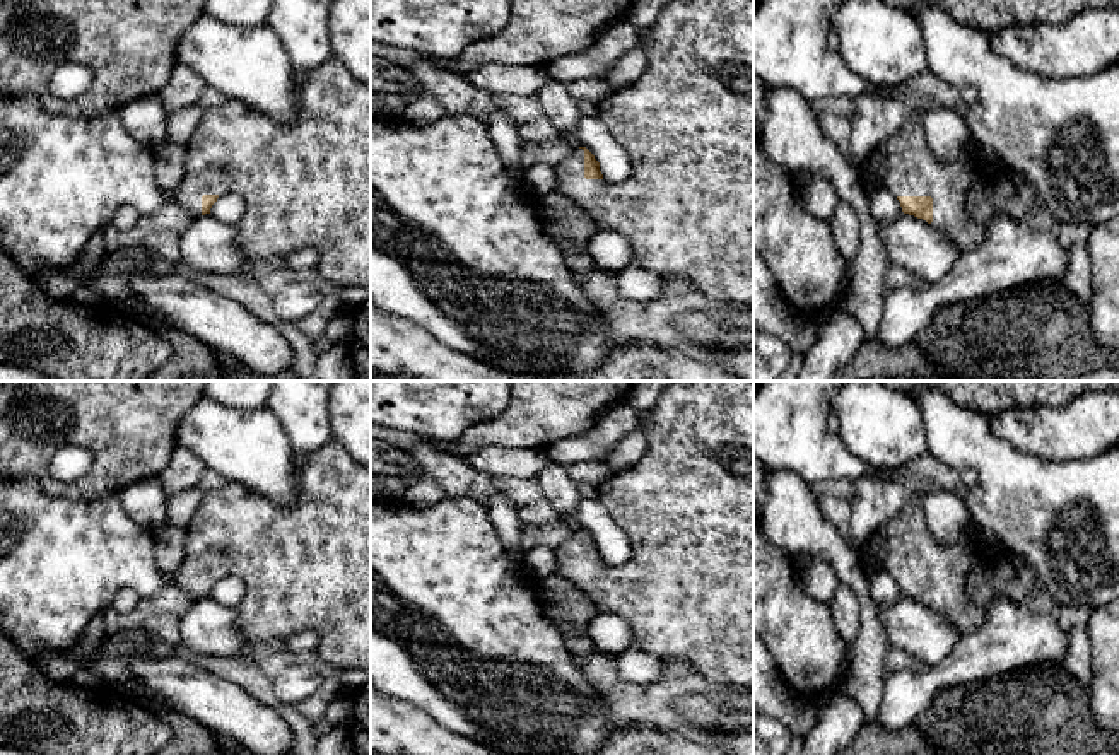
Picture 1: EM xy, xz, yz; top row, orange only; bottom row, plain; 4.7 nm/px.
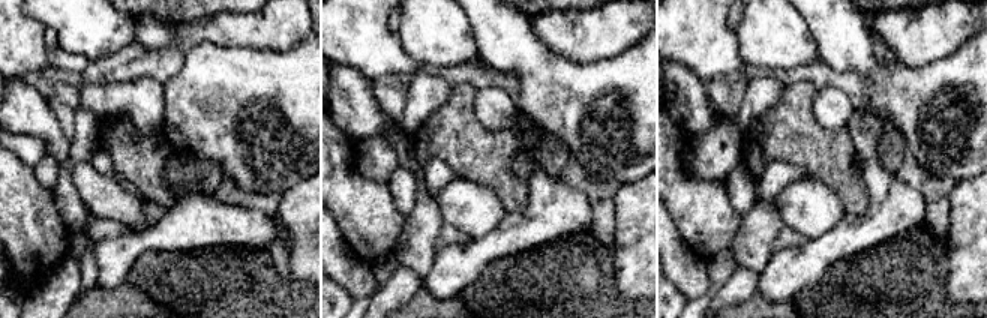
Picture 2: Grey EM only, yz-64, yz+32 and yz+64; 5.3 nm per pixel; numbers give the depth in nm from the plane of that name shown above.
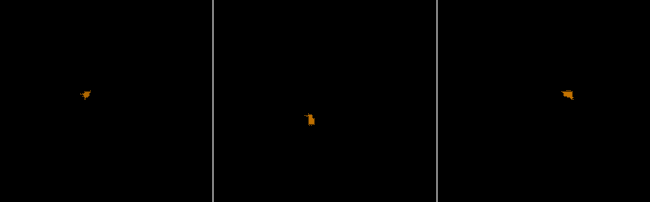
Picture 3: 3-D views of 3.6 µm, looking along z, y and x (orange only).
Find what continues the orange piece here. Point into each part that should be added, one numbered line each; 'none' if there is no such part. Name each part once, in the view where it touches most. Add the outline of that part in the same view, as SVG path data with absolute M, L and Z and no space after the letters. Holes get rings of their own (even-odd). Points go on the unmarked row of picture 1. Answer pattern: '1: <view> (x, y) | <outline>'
1: yz (902, 547) | M916 495L893 519L866 540L861 571L870 579L885 571L895 579L931 579L931 608L952 620L967 635L982 627L987 608L967 596L965 582L979 555L969 541L938 543L924 519L921 497Z

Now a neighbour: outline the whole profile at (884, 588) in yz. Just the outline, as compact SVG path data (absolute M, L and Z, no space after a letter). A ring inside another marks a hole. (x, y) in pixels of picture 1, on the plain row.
M878 571L868 579L870 594L873 603L882 605L895 601L902 596L900 584L893 576L885 571Z

